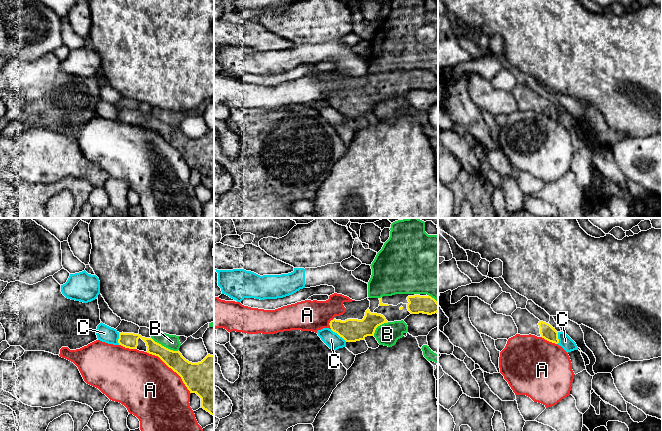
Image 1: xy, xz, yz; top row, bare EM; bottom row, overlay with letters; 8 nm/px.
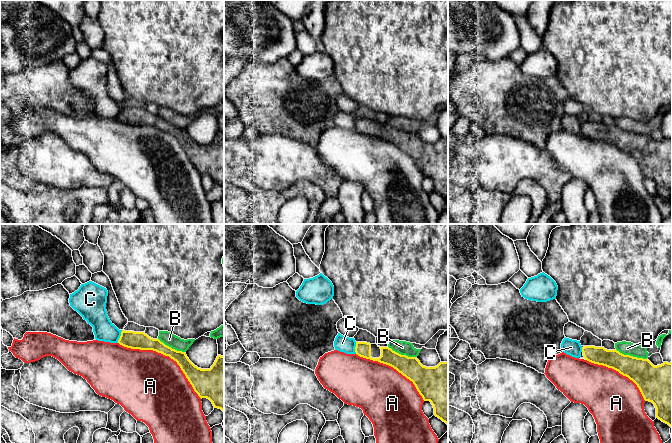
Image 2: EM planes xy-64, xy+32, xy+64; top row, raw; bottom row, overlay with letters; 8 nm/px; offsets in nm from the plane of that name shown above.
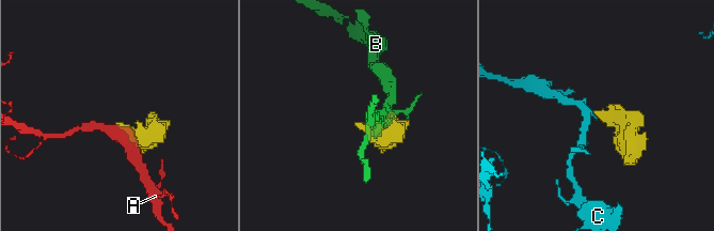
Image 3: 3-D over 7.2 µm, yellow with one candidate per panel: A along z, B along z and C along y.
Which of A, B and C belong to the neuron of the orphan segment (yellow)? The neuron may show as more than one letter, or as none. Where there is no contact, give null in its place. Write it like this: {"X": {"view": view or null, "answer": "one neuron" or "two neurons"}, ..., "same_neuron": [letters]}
{"A": {"view": "xy", "answer": "two neurons"}, "B": {"view": "xy", "answer": "two neurons"}, "C": {"view": "xz", "answer": "two neurons"}, "same_neuron": []}

